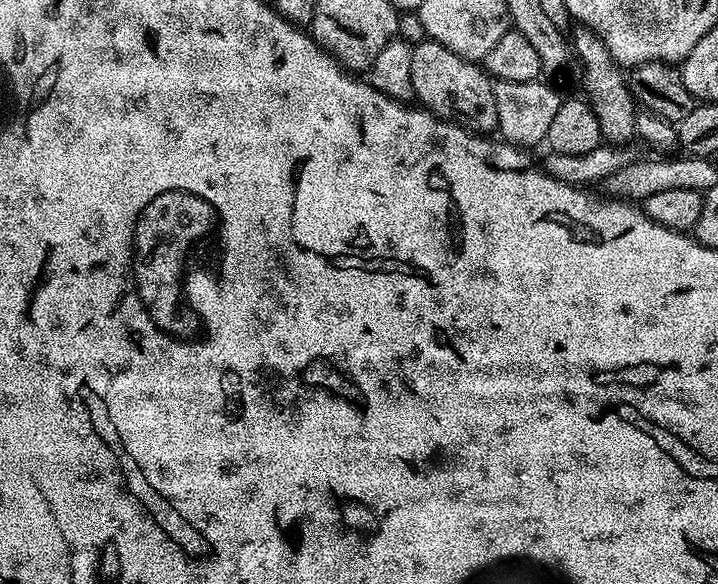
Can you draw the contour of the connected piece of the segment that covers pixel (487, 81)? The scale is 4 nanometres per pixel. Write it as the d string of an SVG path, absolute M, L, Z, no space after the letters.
M425 38L421 44L412 45L410 82L413 97L418 101L419 107L428 109L440 119L451 120L453 124L461 124L464 128L470 128L481 134L492 134L497 131L498 102L494 98L492 89L494 80L479 63L454 54L454 50L446 50L446 46L442 46L436 40Z

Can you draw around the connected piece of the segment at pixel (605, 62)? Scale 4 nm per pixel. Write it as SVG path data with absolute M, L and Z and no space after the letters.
M580 26L575 29L577 32L570 36L570 48L574 53L574 60L580 63L584 71L584 92L589 104L592 105L592 112L598 120L601 137L607 143L617 146L623 145L624 140L633 139L636 136L634 130L634 118L638 111L638 105L632 98L629 77L625 69L617 64L612 55L606 50L606 44L594 30Z

